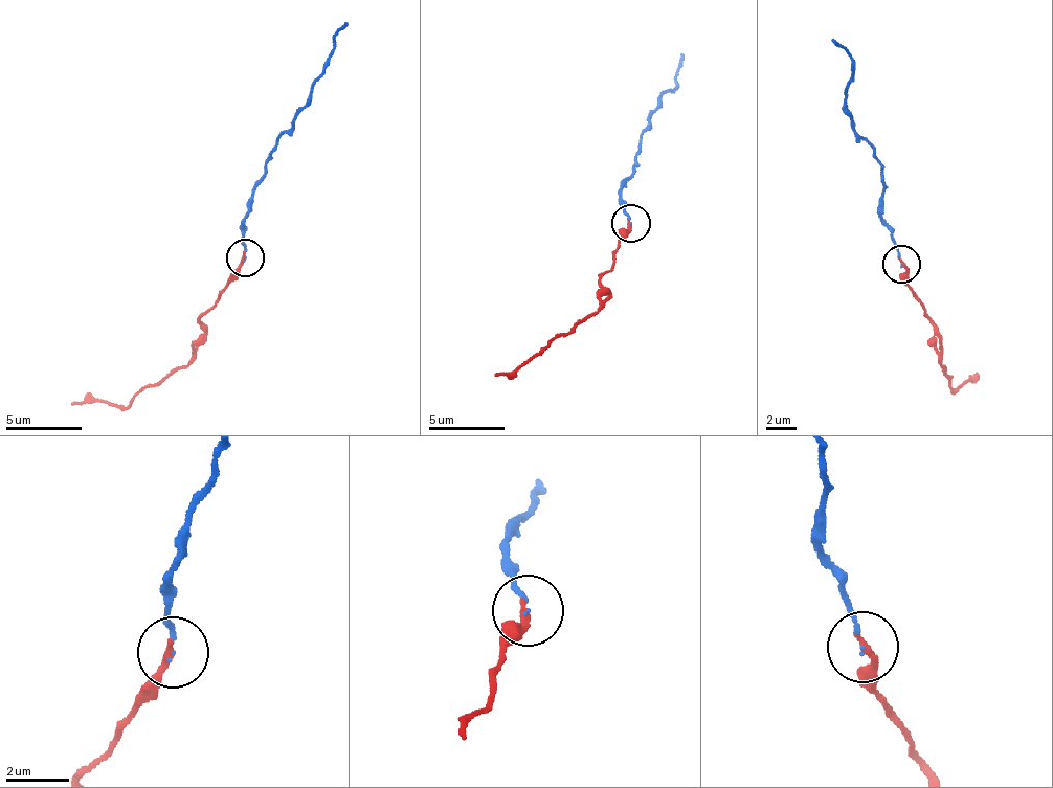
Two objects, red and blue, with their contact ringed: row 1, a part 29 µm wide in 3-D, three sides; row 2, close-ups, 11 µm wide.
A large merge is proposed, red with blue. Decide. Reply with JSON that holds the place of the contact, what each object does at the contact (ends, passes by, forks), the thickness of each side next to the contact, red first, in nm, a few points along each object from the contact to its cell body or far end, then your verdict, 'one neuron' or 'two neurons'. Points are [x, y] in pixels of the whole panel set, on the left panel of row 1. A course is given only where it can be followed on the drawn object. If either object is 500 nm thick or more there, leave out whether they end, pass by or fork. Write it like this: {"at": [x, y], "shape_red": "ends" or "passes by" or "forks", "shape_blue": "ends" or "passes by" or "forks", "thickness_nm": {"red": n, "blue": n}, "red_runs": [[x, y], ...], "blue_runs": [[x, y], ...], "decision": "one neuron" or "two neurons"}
{"at": [245, 257], "shape_red": "ends", "shape_blue": "ends", "thickness_nm": {"red": 240, "blue": 100}, "red_runs": [[246, 257], [234, 282], [200, 317], [203, 330], [195, 357], [124, 405], [72, 404]], "blue_runs": [[246, 259], [245, 204], [264, 175], [264, 160], [277, 133], [308, 105], [334, 38], [344, 23]], "decision": "one neuron"}

